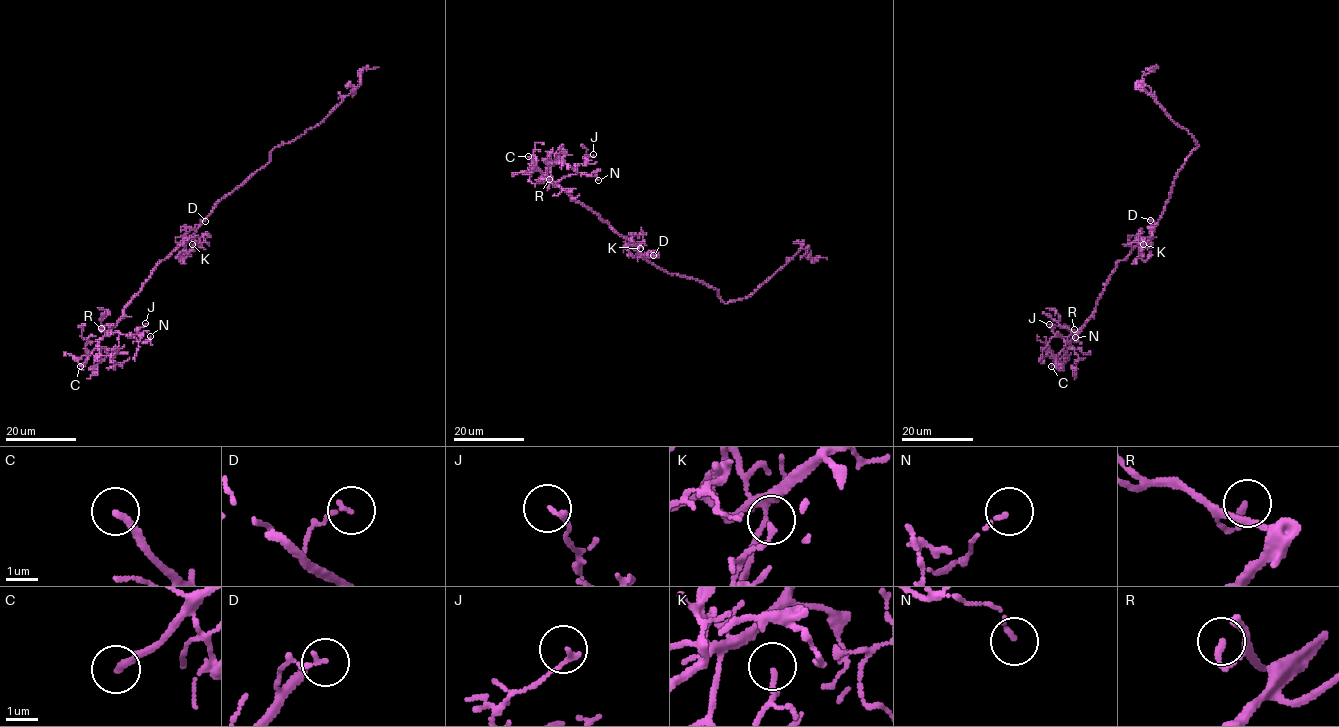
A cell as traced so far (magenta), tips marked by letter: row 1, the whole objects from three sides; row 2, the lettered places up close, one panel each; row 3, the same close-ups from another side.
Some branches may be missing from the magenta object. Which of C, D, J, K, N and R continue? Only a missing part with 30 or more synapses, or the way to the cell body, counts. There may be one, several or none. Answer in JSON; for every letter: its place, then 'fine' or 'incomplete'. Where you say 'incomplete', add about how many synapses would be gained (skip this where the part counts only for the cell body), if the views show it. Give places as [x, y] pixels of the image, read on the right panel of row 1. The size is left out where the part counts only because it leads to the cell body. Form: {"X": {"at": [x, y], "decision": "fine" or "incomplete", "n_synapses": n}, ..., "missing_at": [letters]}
{"C": {"at": [1051, 366], "decision": "incomplete"}, "D": {"at": [1150, 220], "decision": "fine"}, "J": {"at": [1049, 324], "decision": "fine"}, "K": {"at": [1143, 244], "decision": "fine"}, "N": {"at": [1075, 337], "decision": "fine"}, "R": {"at": [1074, 329], "decision": "fine"}, "missing_at": ["C"]}

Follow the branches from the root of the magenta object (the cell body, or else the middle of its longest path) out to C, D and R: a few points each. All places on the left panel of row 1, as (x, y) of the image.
C: (212, 212), (188, 240), (156, 266), (141, 290), (124, 308), (124, 315), (80, 366)
D: (212, 212), (200, 223), (205, 221)
R: (212, 212), (188, 240), (156, 266), (141, 290), (124, 308), (124, 315), (109, 329), (101, 331), (101, 328)

